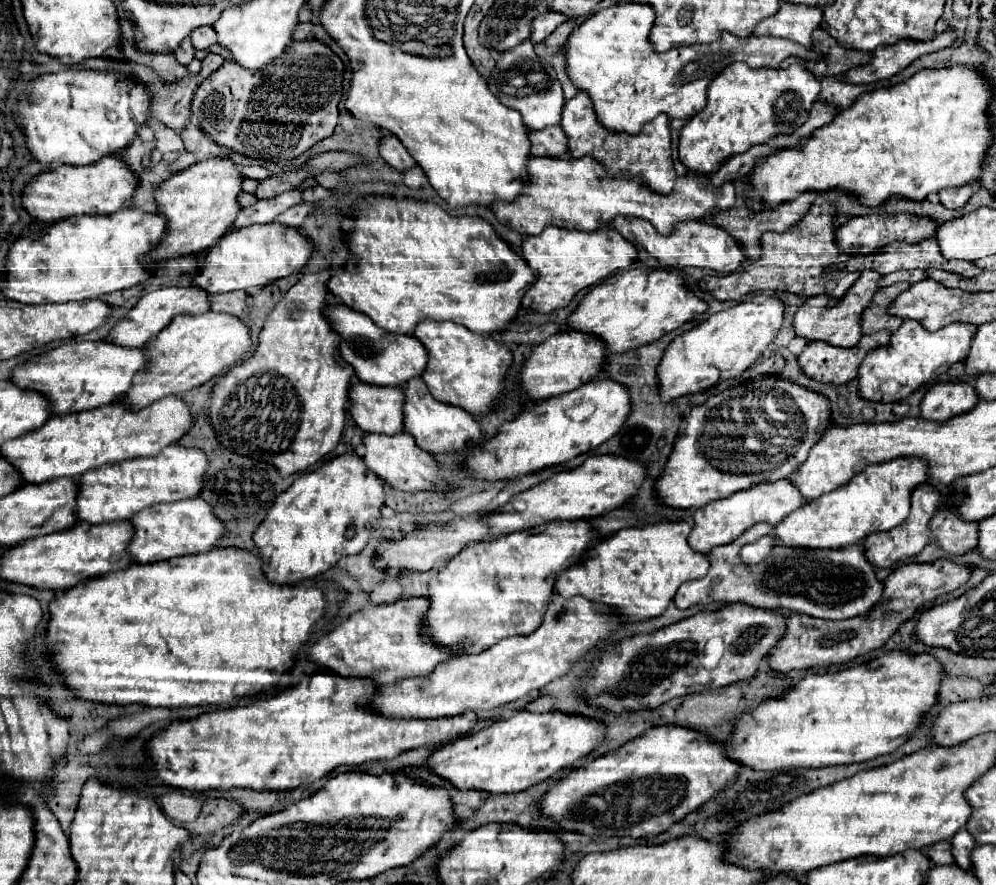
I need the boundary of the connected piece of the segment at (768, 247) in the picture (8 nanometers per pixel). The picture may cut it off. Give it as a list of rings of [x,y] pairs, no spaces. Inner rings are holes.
[[[809,211],[801,221],[789,227],[783,233],[763,233],[763,257],[745,265],[741,271],[725,275],[725,277],[709,277],[703,279],[701,287],[709,289],[719,301],[725,299],[741,299],[756,291],[791,291],[803,295],[805,281],[813,275],[823,275],[823,271],[837,263],[839,255],[851,257],[853,253],[843,253],[835,241],[835,215],[833,213],[815,213]],[[749,277],[749,281],[745,281]]]

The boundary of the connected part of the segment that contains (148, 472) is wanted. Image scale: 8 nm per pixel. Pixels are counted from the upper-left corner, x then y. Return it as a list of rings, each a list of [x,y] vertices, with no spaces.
[[[175,443],[165,447],[155,457],[139,457],[93,469],[79,479],[77,517],[87,523],[123,521],[131,519],[135,513],[149,505],[197,497],[197,493],[201,493],[201,481],[205,481],[207,467],[207,453],[201,453],[201,449],[185,449],[183,445]]]

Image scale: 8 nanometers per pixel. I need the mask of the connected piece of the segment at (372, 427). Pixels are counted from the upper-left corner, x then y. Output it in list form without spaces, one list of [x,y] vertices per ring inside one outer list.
[[[353,383],[349,391],[349,413],[367,433],[403,433],[403,389]]]

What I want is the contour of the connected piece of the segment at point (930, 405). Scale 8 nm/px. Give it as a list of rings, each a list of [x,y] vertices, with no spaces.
[[[967,381],[935,383],[921,401],[921,417],[929,421],[947,421],[973,409],[977,401],[975,387]]]

